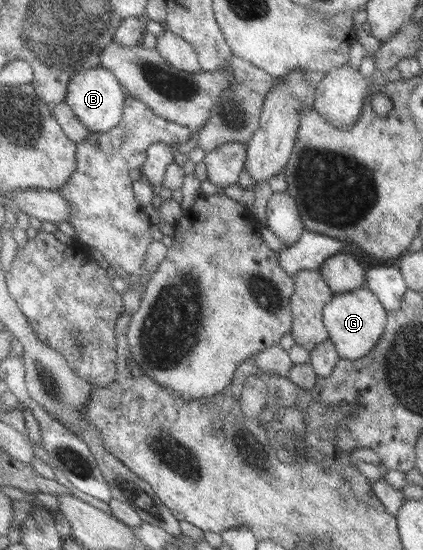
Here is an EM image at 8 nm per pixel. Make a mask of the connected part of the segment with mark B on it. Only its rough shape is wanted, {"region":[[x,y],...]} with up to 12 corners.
{"region":[[99,66],[73,74],[65,99],[105,133],[124,117],[125,87]]}

